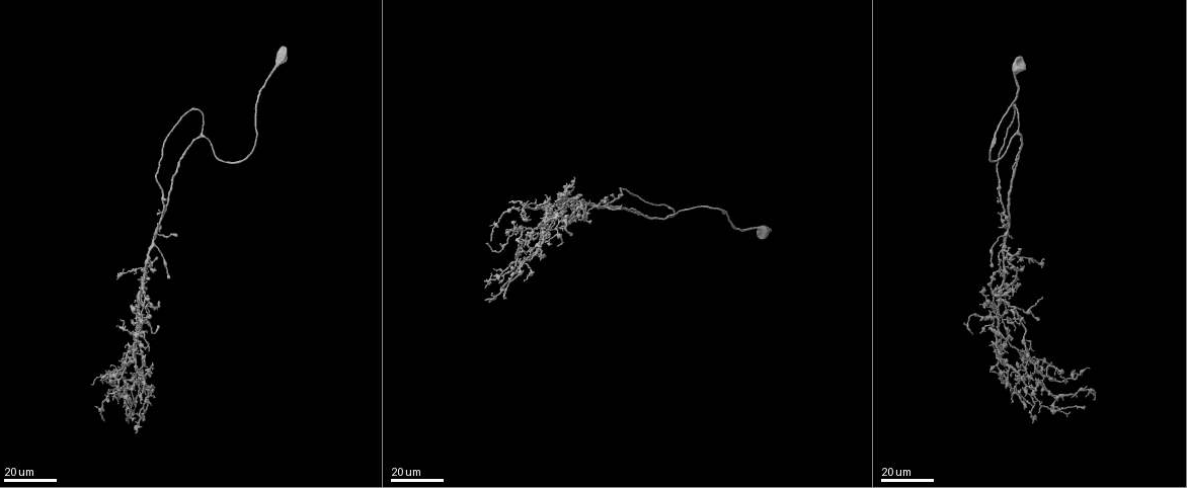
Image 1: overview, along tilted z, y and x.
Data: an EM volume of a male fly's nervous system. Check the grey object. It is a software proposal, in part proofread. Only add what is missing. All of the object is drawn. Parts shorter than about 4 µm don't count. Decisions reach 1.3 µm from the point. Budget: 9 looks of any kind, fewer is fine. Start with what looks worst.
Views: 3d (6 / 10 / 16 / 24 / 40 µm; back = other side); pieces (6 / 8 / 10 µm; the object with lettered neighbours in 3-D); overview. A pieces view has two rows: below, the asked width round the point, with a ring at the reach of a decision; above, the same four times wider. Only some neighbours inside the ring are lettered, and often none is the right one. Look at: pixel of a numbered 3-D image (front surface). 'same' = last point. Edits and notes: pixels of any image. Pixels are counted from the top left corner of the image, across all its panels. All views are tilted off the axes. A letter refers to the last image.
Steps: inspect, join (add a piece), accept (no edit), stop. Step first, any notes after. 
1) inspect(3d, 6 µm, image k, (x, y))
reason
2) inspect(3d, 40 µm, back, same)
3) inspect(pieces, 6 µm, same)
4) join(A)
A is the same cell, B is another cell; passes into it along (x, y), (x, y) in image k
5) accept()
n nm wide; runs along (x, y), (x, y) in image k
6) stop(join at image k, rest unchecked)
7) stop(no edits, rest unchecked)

inspect(3d, 24 µm, image 1, (92, 382))
end of a long branch

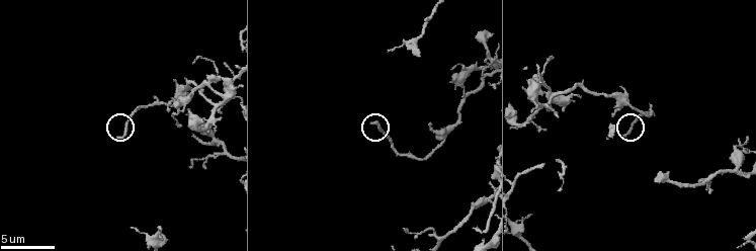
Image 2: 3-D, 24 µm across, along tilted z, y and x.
inspect(pieces, 8 µm, image 2, (374, 123))

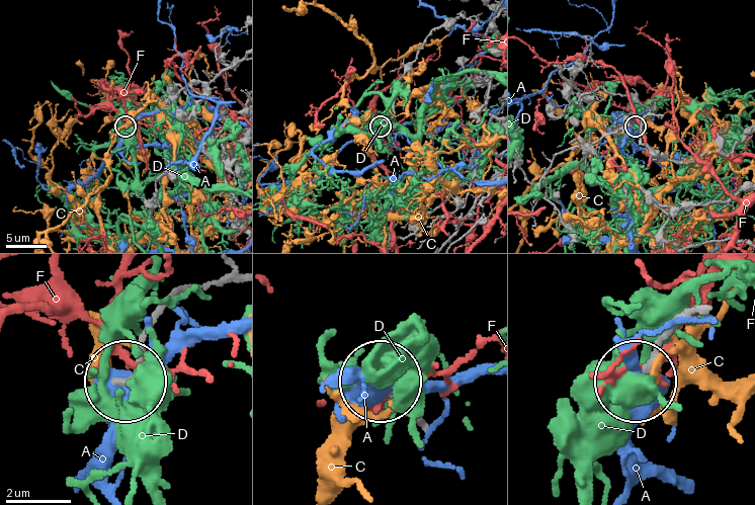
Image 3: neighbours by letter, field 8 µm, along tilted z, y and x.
accept()
180 nm wide; A, C, D and F are other cells; no lettered piece goes on from it

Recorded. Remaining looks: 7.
inspect(3d, 16 µm, image 1, (487, 300))

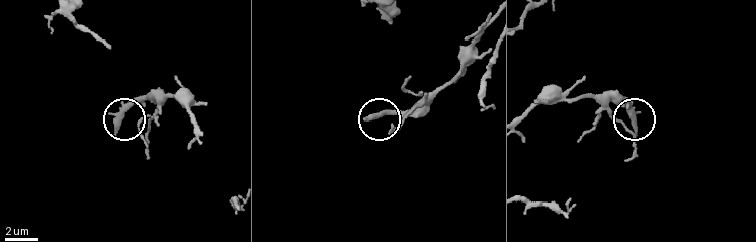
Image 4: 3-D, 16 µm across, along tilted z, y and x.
inspect(pieces, 8 µm, image 4, (637, 131))
see the neighbours

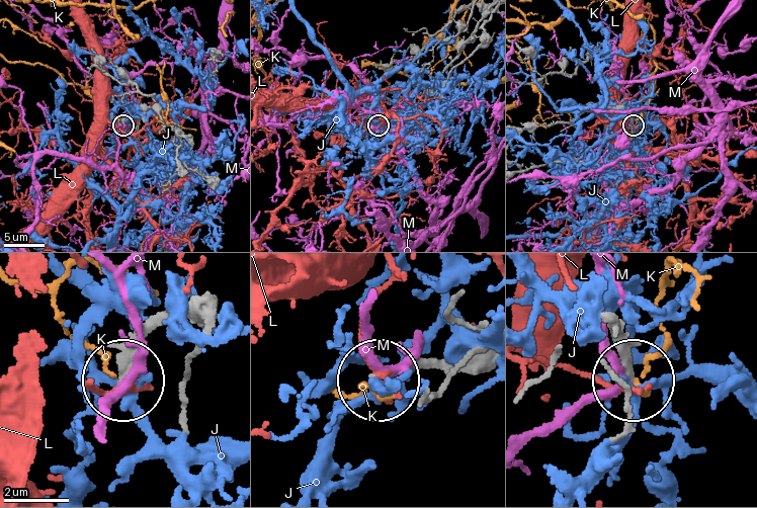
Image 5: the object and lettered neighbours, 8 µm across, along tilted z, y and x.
accept()
J, K, L and M are other cells; runs along (183, 308), (149, 333), (121, 377) in image 5; no lettered piece goes on from it

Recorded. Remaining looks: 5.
inspect(3d, 24 µm, image 1, (993, 267))
free end

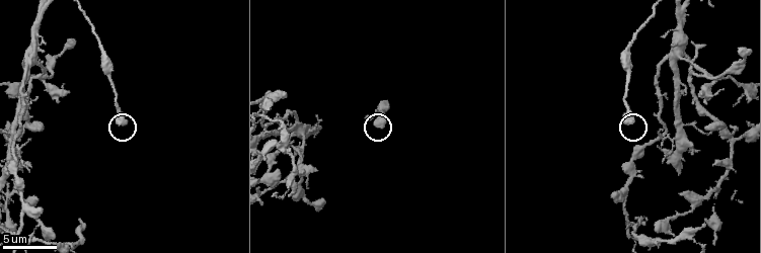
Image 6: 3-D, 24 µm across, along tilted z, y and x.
inspect(pieces, 6 µm, image 6, (628, 123))
what lies round it

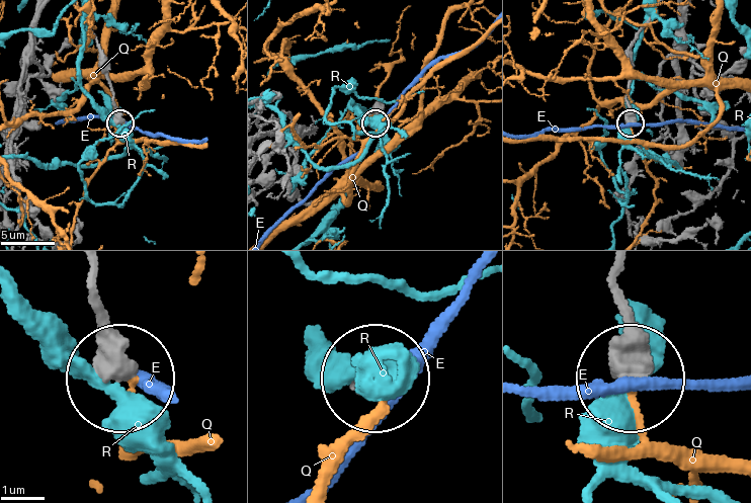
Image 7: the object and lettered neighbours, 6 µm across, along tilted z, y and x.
accept()
E, Q and R are other cells; runs along (90, 267), (117, 380) in image 7; none of them fits

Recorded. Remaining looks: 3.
inspect(3d, 16 µm, image 1, (1005, 388))
an open end

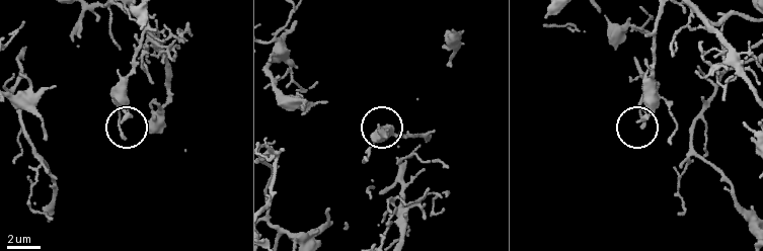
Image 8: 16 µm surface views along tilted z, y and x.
inspect(pieces, 10 µm, image 8, (379, 128))

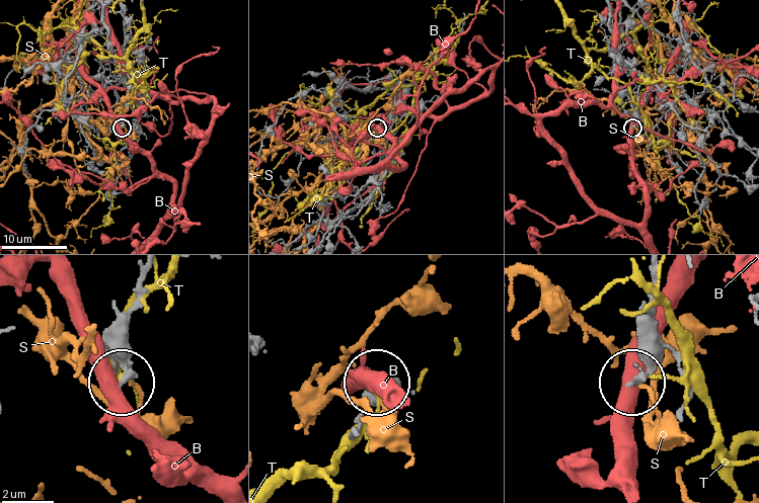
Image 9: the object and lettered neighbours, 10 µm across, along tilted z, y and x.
accept()
B, S and T are other cells; runs along (652, 275), (644, 362), (635, 379) in image 9; no lettered piece goes on from it

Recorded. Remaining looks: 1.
stop(no edits, rest unchecked)

